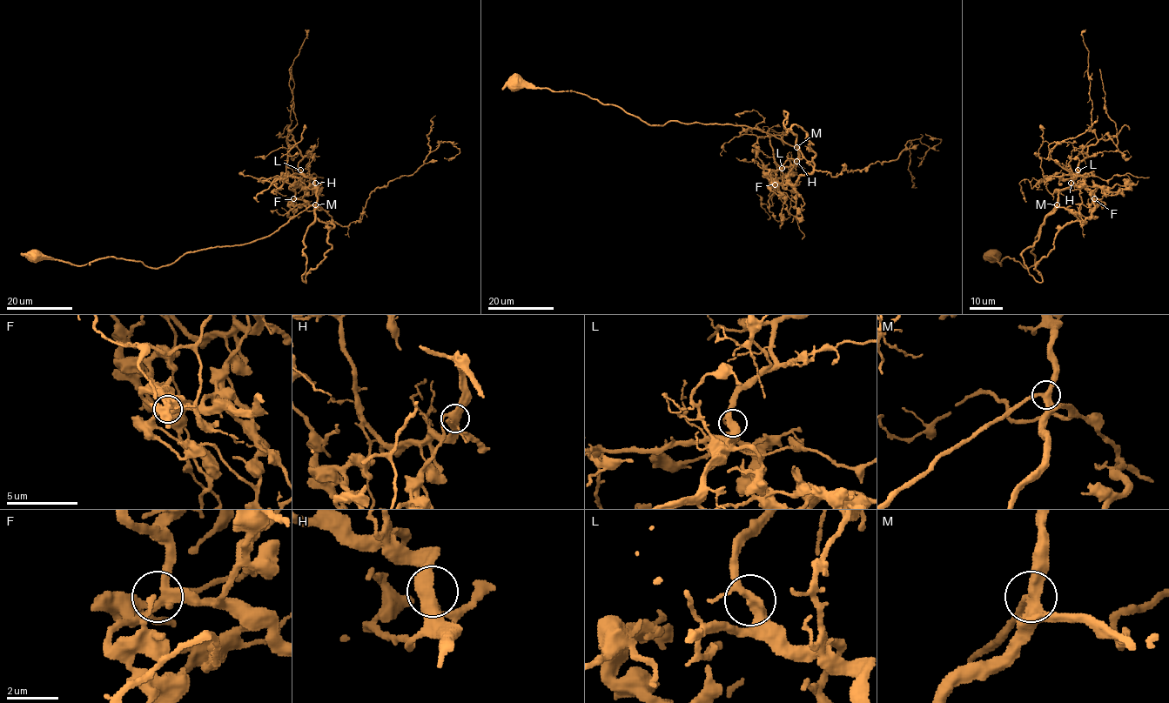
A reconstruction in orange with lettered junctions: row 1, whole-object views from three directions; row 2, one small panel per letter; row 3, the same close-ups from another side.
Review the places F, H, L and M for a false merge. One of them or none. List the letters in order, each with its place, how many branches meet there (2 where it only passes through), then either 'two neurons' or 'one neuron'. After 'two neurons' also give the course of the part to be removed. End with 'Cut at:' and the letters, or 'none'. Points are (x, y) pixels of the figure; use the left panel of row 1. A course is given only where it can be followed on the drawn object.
F: place (293, 198); branches 3; one neuron
H: place (315, 183); branches 3; one neuron
L: place (300, 170); branches 3; one neuron
M: place (315, 204); branches 3; one neuron
Cut at: none

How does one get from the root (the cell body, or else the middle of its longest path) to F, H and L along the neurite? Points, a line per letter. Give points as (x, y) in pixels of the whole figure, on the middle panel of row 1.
F: (518, 82), (587, 95), (650, 124), (678, 121), (760, 129), (798, 149), (787, 179), (775, 184)
H: (518, 82), (587, 95), (650, 124), (678, 121), (760, 129), (798, 149), (796, 161)
L: (518, 82), (587, 95), (650, 124), (678, 121), (760, 129), (798, 149), (796, 164), (782, 169)

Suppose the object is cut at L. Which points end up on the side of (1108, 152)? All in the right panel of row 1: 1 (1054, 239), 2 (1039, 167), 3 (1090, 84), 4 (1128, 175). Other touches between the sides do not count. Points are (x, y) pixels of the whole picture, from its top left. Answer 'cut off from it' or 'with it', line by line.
1: with it
2: with it
3: with it
4: cut off from it

